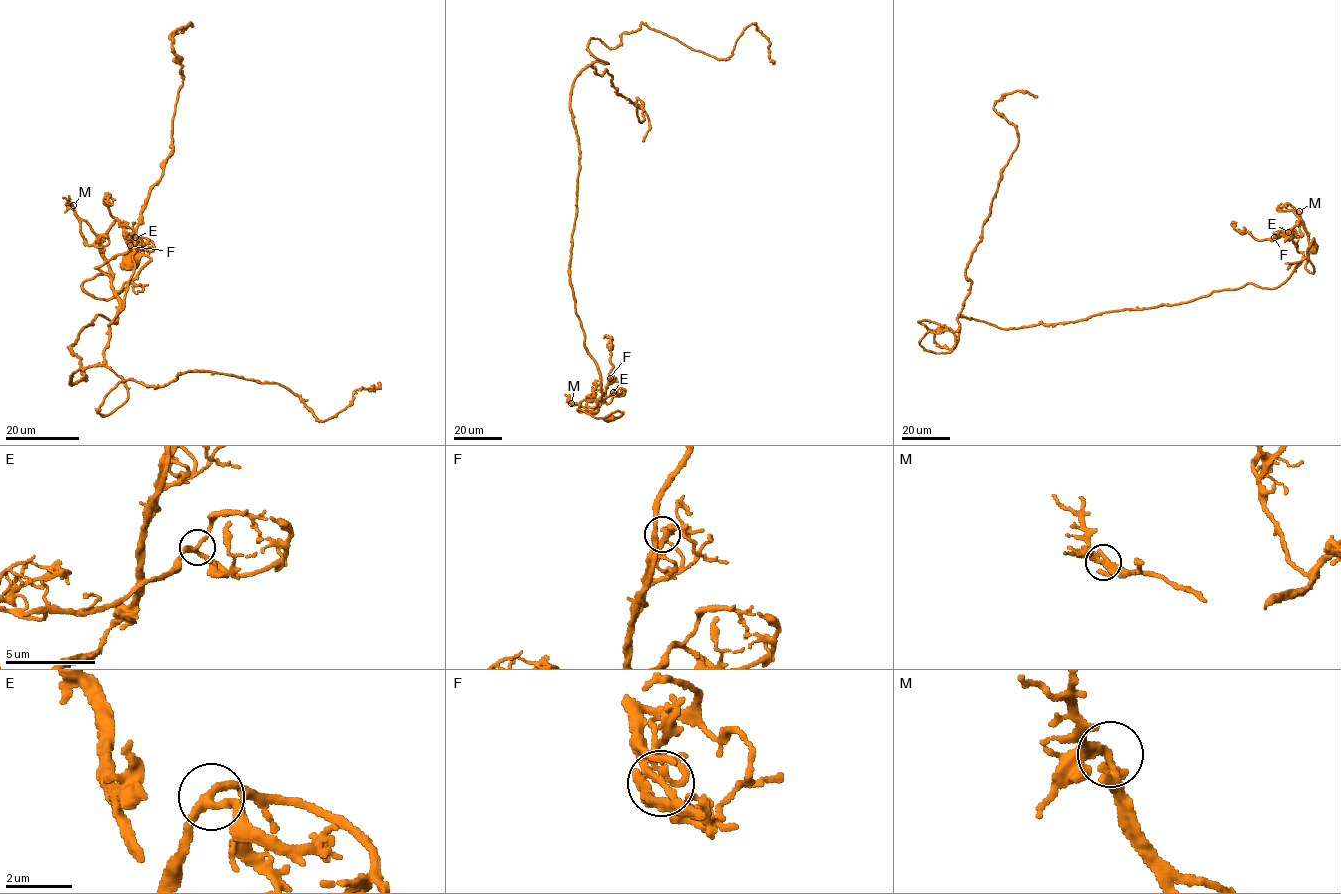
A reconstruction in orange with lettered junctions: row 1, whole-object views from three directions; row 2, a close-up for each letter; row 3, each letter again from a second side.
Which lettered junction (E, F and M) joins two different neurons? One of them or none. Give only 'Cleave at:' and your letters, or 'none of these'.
Cleave at: M

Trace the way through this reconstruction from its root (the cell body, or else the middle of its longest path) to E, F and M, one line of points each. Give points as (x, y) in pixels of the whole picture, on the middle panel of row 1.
E: (608, 418), (622, 413), (596, 418), (577, 410), (596, 412), (597, 407), (586, 404), (613, 392)
F: (608, 418), (622, 413), (596, 418), (577, 410), (594, 413), (590, 412), (605, 400), (610, 378)
M: (608, 418), (614, 420), (622, 413), (616, 411), (596, 418), (577, 410), (595, 412), (591, 413), (571, 403)

